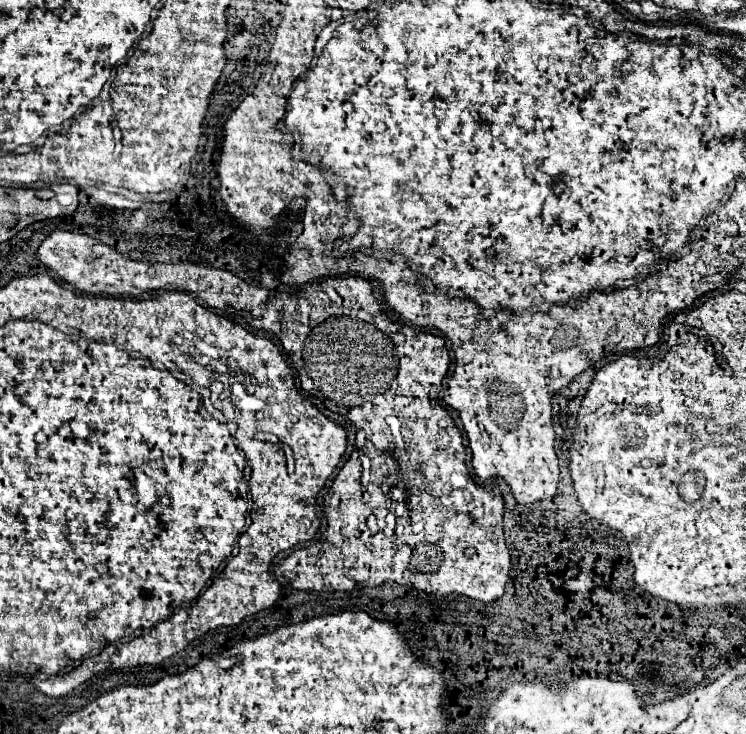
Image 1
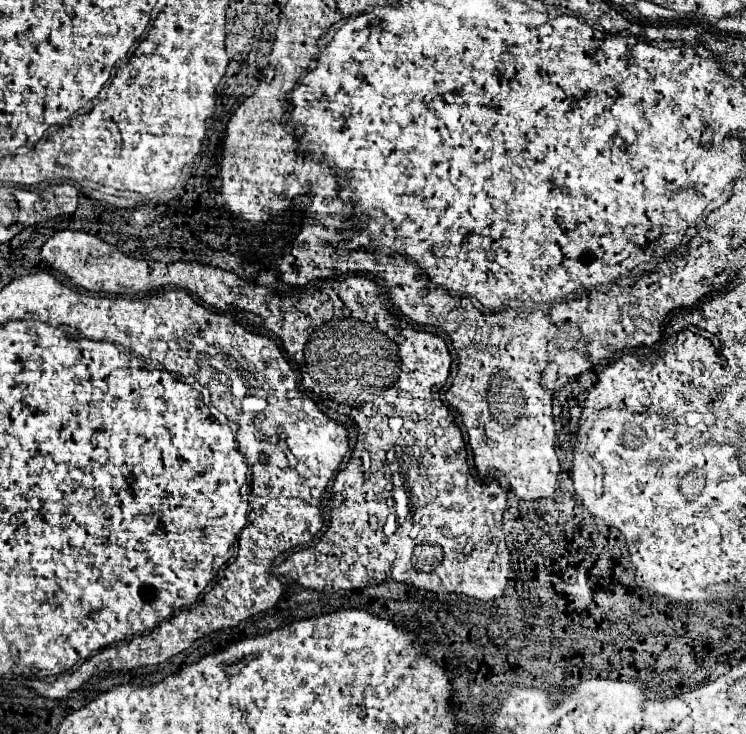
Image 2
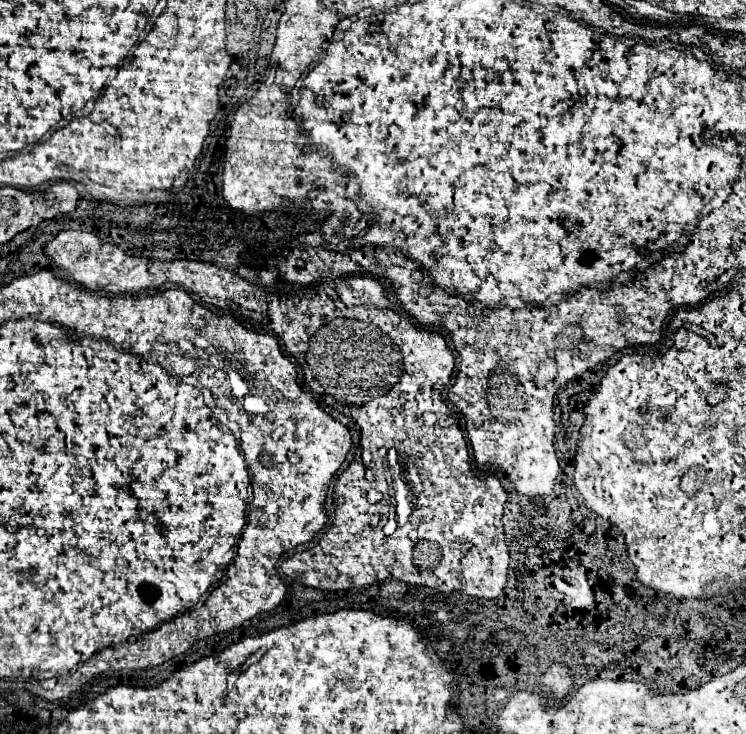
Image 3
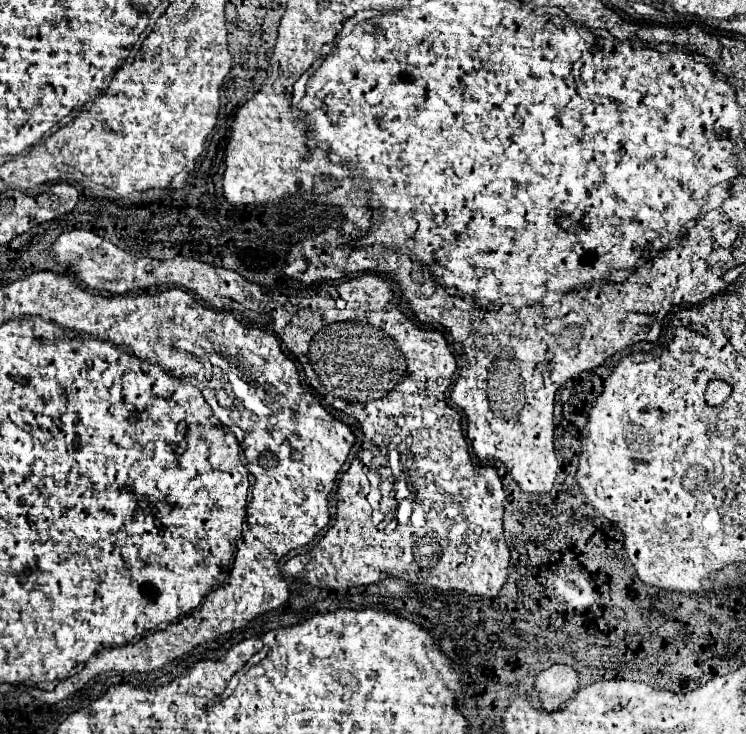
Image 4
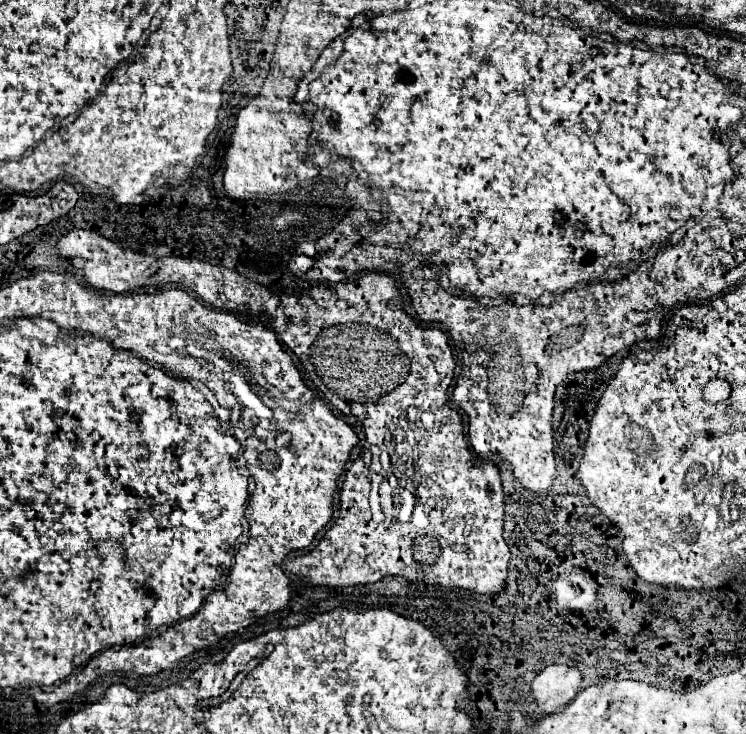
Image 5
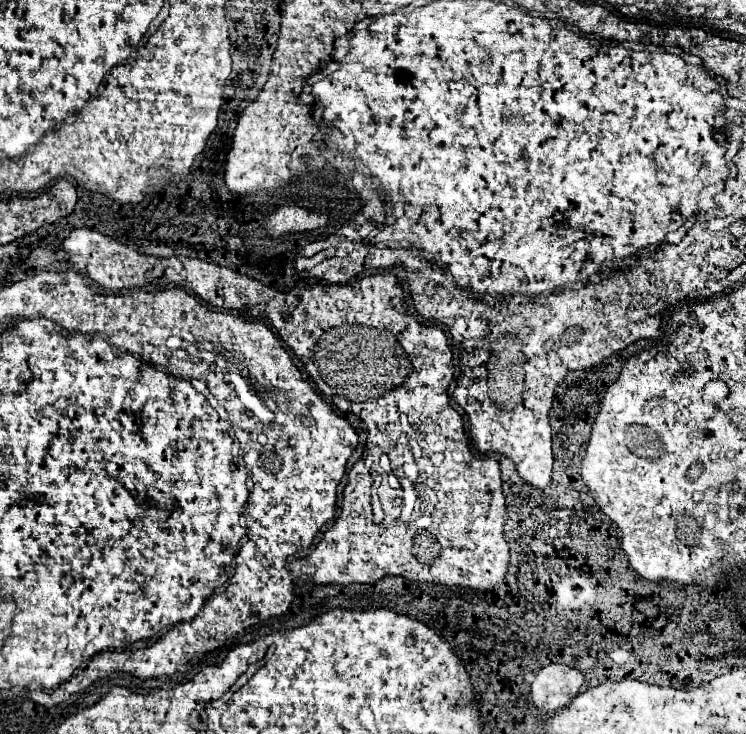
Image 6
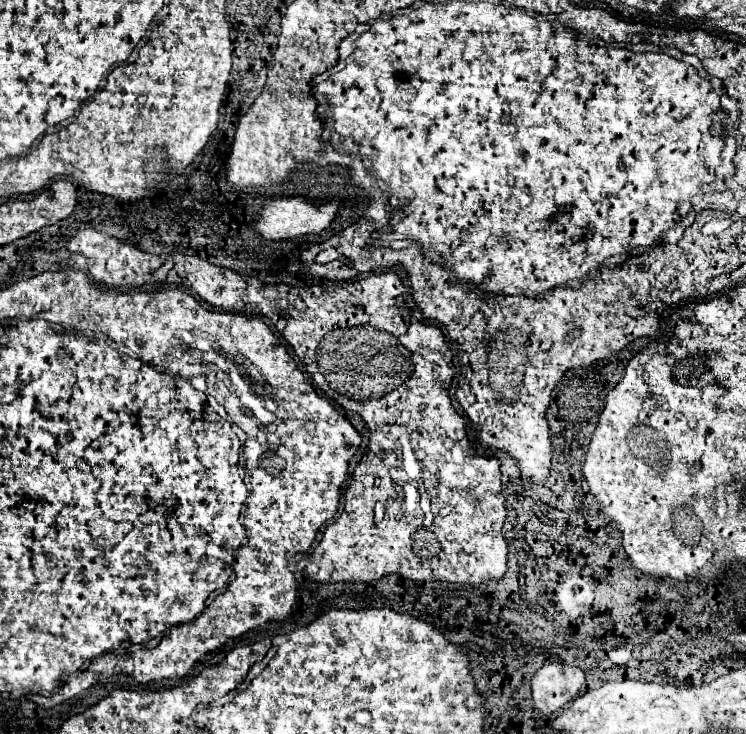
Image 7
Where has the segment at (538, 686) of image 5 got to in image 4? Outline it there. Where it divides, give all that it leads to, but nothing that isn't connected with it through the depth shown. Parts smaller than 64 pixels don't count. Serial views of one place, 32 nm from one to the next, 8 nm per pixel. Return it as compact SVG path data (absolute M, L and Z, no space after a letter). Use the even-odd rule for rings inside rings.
M556 664L540 672L534 680L534 690L542 704L542 710L558 710L578 690L578 672L570 666Z

